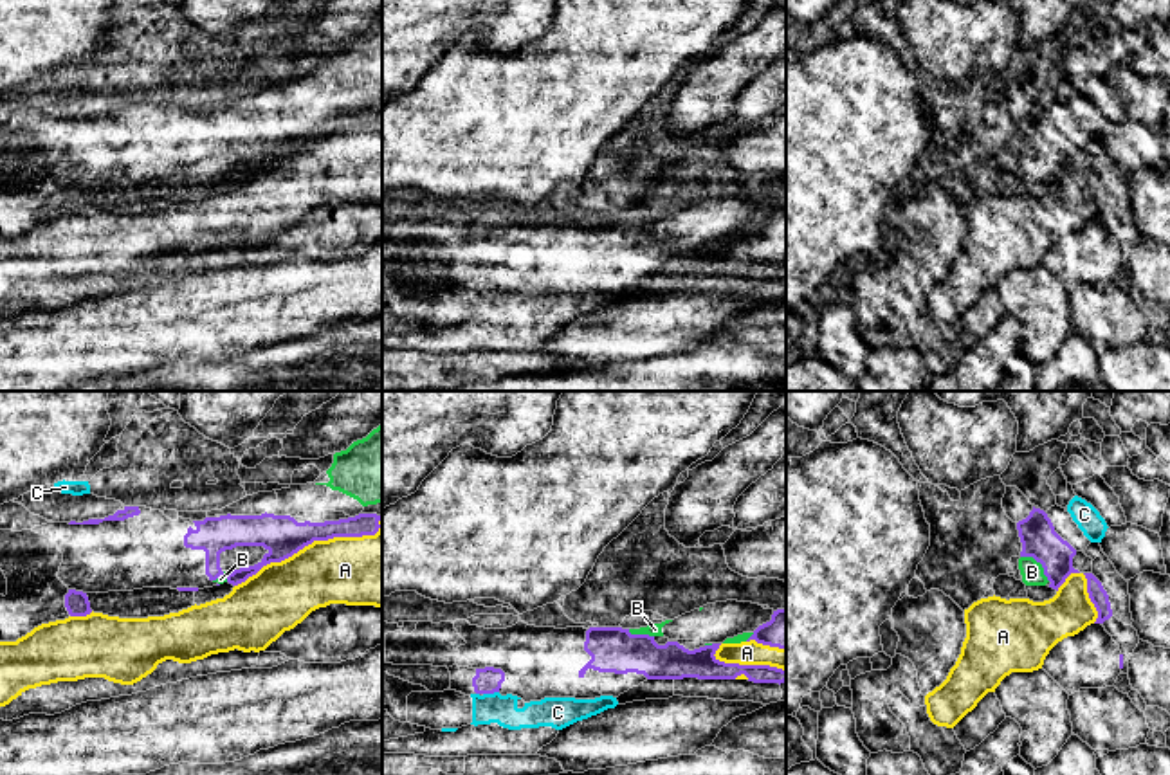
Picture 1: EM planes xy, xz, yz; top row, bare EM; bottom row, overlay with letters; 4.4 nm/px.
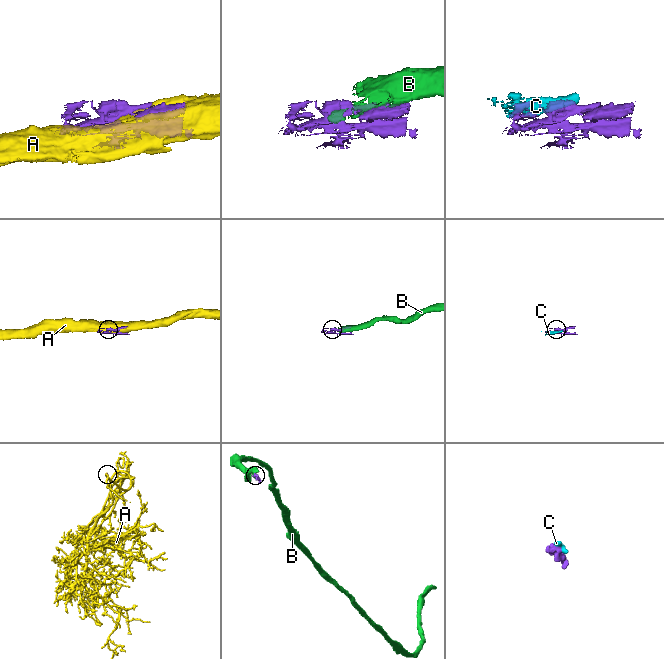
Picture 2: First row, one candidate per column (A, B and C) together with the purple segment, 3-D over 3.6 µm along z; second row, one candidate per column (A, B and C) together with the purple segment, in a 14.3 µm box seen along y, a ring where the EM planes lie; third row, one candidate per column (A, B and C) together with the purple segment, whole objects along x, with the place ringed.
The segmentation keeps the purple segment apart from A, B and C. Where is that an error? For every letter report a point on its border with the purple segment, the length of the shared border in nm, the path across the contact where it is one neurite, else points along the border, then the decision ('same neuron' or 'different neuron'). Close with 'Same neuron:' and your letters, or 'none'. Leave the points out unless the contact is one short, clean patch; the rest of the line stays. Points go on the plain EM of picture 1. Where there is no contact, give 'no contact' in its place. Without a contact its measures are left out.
A: xy (312, 137) | 750 nm | different neuron
B: yz (1039, 157) | 180 nm | same neuron
C: xz (491, 289) | 70 nm | along xz (498, 287), (484, 291) | different neuron
Same neuron: B

